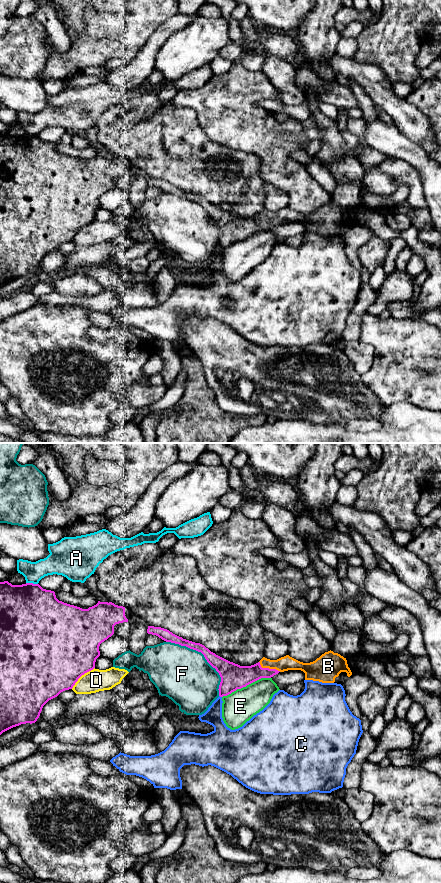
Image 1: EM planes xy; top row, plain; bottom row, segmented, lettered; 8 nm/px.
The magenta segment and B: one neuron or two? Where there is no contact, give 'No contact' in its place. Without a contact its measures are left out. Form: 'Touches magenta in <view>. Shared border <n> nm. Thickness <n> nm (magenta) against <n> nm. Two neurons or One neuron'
Touches magenta in xy. Shared border 190 nm. Thickness 180 nm (magenta) against 120 nm. One neuron

